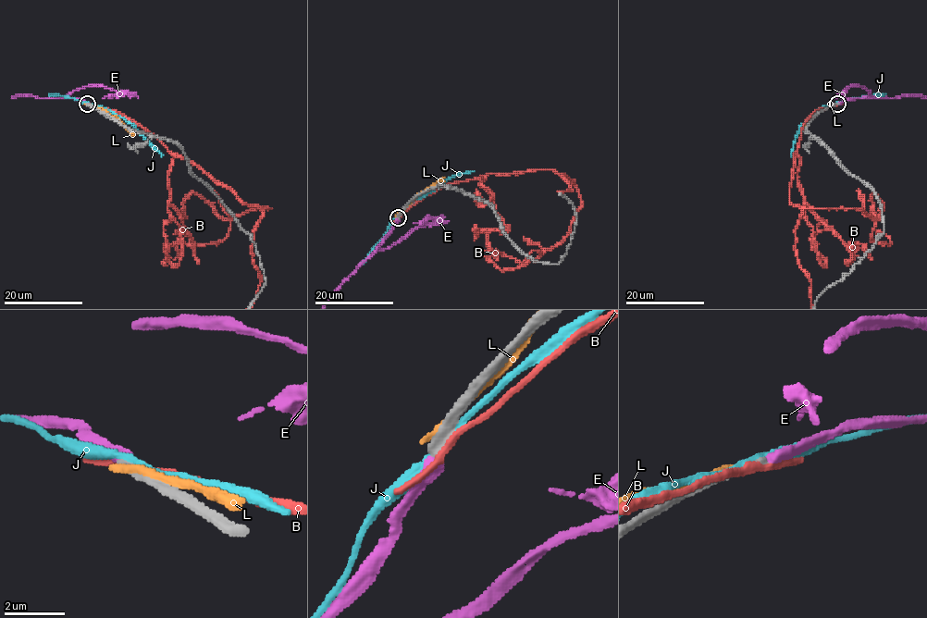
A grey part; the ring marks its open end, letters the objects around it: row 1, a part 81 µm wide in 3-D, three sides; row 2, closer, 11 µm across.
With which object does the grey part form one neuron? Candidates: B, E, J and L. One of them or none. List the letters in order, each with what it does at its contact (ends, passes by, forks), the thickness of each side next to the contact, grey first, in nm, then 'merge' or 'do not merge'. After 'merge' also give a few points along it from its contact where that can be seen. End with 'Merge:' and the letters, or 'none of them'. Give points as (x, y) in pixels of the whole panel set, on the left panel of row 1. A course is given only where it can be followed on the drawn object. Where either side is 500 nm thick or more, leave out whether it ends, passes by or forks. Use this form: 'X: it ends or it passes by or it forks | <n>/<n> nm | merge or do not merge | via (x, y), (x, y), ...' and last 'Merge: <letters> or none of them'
B: it passes by | 400/220 nm | do not merge
E: it ends | 320/400 nm | merge
J: it passes by | 400/200 nm | do not merge
L: it passes by | 280/200 nm | do not merge
Merge: E

